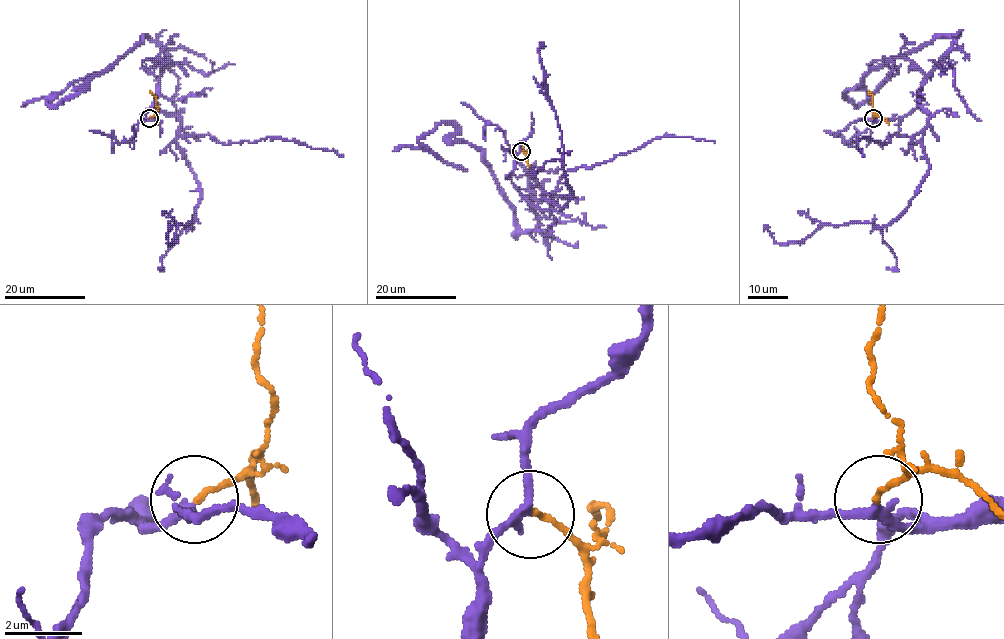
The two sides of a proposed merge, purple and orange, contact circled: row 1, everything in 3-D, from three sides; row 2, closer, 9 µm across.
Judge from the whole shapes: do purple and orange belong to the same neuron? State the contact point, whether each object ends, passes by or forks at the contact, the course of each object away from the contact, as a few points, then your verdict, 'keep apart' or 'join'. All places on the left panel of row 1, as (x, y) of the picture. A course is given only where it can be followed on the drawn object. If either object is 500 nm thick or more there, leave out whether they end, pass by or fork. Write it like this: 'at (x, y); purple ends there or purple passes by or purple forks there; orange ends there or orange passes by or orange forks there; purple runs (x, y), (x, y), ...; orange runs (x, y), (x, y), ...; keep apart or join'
at (149, 118); purple passes by; orange ends there; purple runs (149, 119), (140, 119), (152, 106), (162, 48), (144, 36), (79, 86), (85, 90), (48, 103), (96, 73); orange runs (149, 118), (157, 108), (156, 98), (149, 90); join

